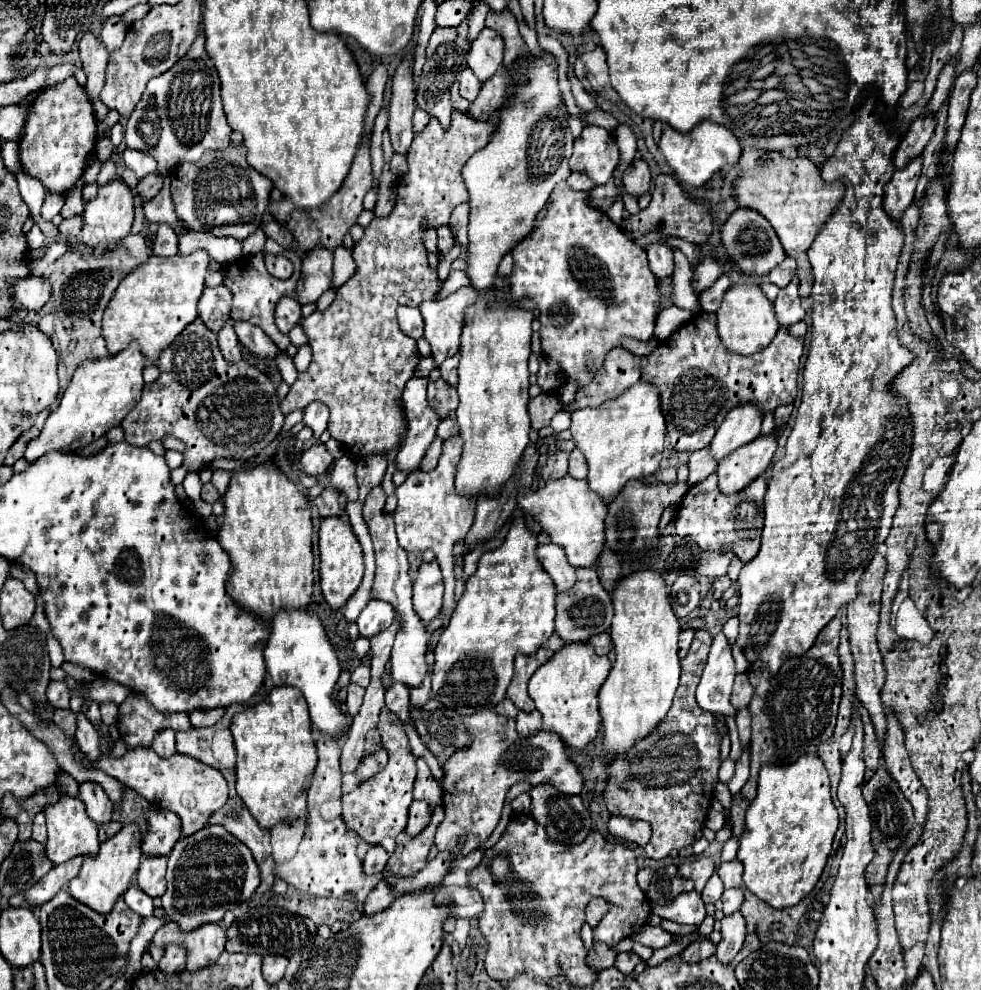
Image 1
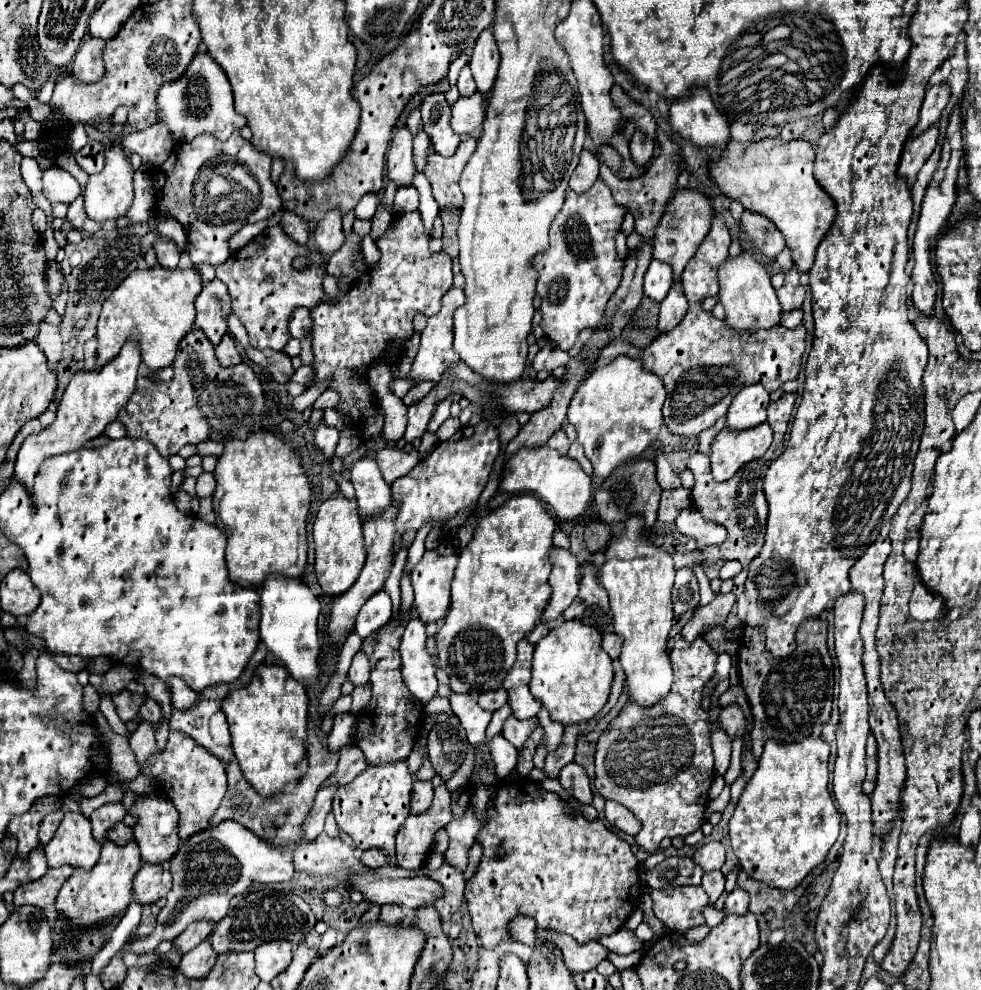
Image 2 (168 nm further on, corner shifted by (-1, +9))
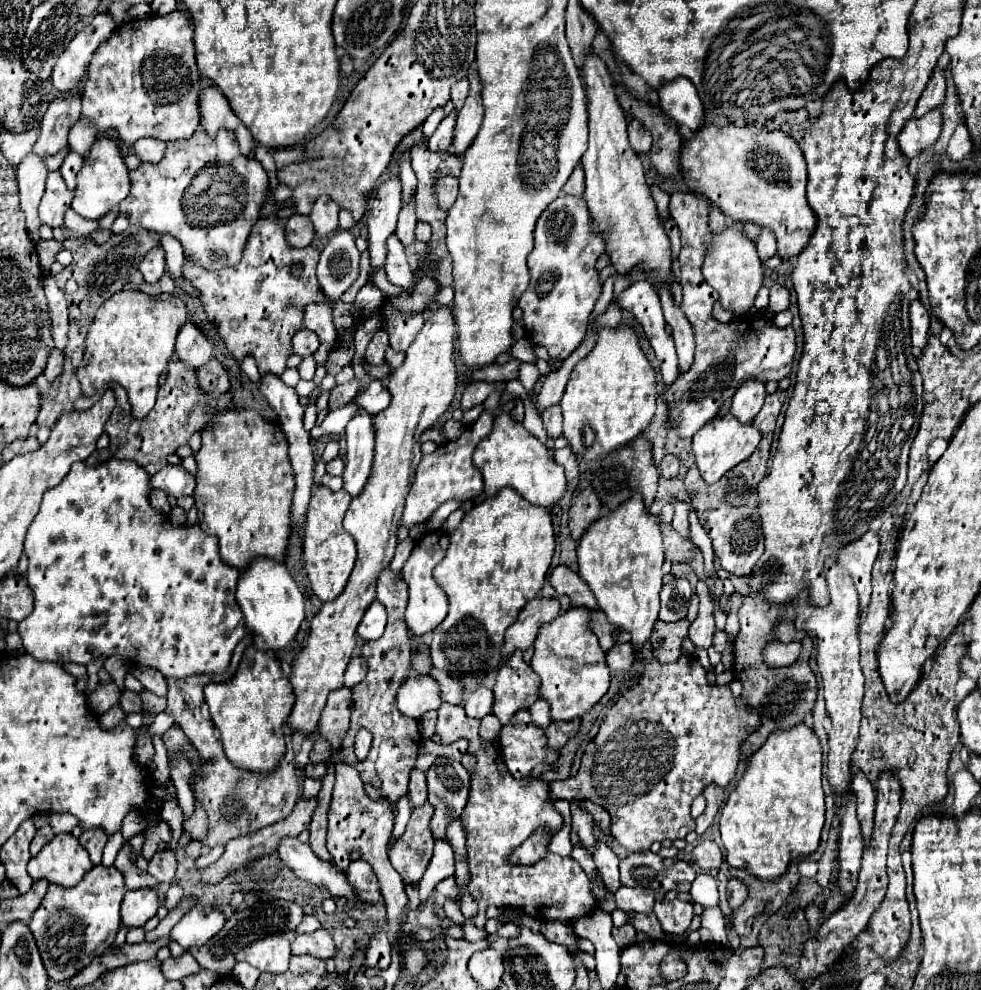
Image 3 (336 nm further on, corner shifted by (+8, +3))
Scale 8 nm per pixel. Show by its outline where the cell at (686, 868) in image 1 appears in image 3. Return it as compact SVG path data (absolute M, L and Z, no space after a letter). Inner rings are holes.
M704 840L692 850L692 862L698 868L712 870L712 868L720 868L720 864L724 862L724 854L722 854L722 850L720 850L720 846L716 842Z

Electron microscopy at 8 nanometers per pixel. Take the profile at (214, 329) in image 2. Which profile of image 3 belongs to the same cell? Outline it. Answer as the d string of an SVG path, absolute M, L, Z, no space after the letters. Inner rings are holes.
M186 324L176 340L176 358L192 370L198 370L212 358L212 342L200 332L198 326Z

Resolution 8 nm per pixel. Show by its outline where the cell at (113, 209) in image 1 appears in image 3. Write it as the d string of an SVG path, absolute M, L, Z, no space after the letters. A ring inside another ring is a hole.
M98 136L96 142L92 144L90 152L84 156L84 166L78 172L78 184L74 190L74 200L72 200L72 210L88 220L100 220L106 212L116 208L130 190L130 180L128 180L128 168L124 164L120 146L108 138L108 136Z

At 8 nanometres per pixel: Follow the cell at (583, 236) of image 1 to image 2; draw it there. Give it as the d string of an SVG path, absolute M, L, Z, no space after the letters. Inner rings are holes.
M601 178L583 194L567 190L563 208L549 230L551 246L531 262L539 274L541 328L561 350L571 350L581 330L595 328L607 320L605 310L619 288L625 266L625 258L619 258L615 250L615 230L621 226L623 216L625 206L613 200L611 190Z

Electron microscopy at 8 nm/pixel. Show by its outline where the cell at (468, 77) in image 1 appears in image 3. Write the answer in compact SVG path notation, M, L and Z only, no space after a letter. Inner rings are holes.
M466 78L452 86L452 102L454 102L456 110L460 110L464 106L464 100L466 100L468 92L470 92L470 82Z

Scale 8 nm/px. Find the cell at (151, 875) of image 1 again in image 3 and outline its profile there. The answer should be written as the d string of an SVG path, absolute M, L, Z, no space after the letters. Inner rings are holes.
M146 888L146 890L128 890L122 900L122 926L126 928L136 928L144 926L158 910L158 896L156 890Z

